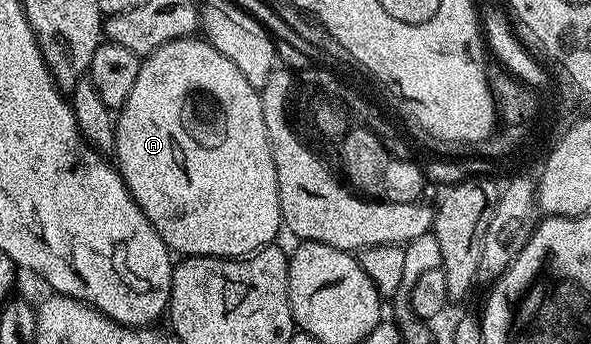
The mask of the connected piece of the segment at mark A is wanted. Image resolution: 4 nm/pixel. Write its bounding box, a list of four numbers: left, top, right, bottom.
[114,36,282,259]

